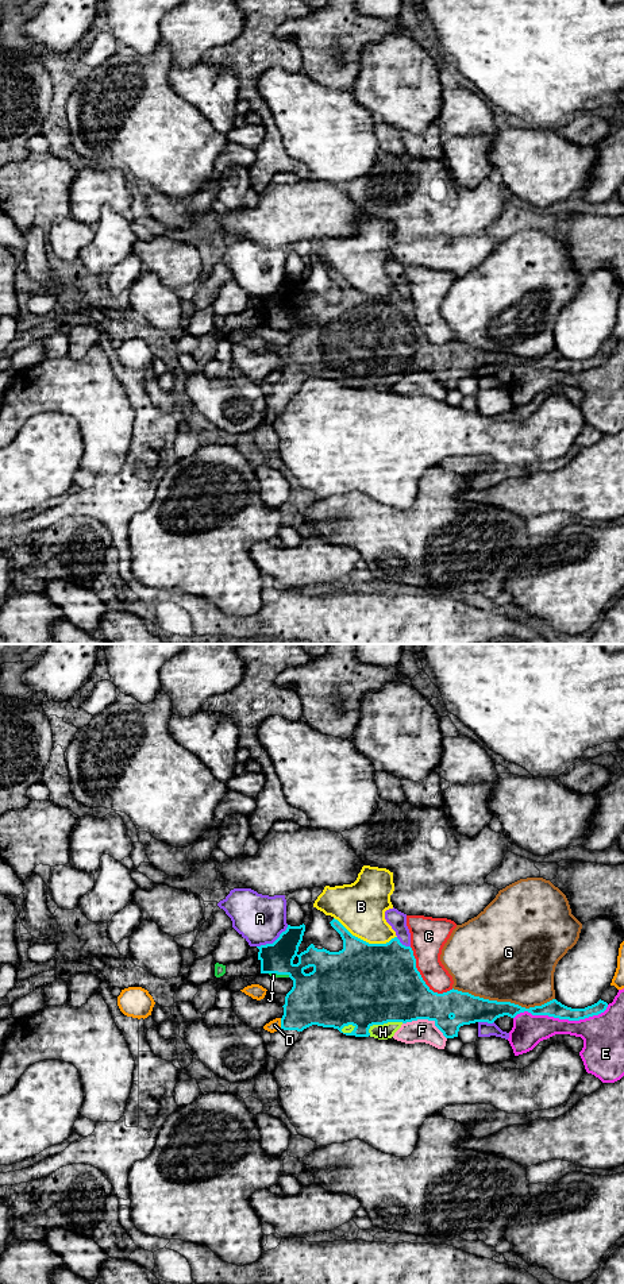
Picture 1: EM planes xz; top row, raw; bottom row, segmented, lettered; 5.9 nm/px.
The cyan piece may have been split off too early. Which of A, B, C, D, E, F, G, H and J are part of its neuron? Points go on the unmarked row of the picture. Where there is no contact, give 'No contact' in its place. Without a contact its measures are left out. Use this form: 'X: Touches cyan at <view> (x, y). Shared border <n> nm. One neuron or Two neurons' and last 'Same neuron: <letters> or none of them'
A: Touches cyan at xz (274, 293). Shared border 240 nm. Two neurons
B: Touches cyan at xz (365, 293). Shared border 400 nm. Two neurons
C: Touches cyan at xz (422, 331). Shared border 360 nm. Two neurons
D: Touches cyan at xz (281, 376). Shared border 60 nm. Two neurons
E: Touches cyan at xz (561, 370). Shared border 550 nm. Two neurons
F: Touches cyan at xz (427, 370). Shared border 280 nm. Two neurons
G: Touches cyan at xz (504, 354). Shared border 600 nm. Two neurons
H: Touches cyan at xz (384, 374). Shared border 220 nm. One neuron
J: Touches cyan at xz (280, 326). Shared border 130 nm. One neuron
Same neuron: H, J

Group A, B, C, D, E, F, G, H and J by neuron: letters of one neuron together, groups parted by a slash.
A / B / C / D / E / F / G / H J

